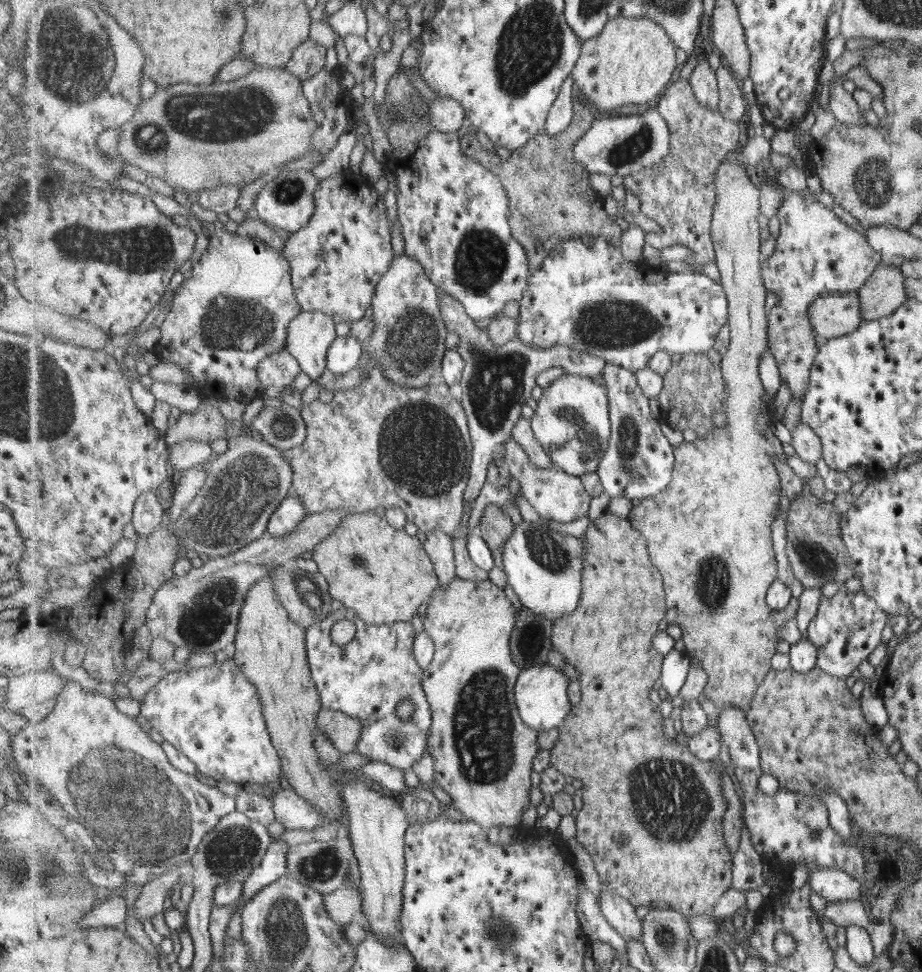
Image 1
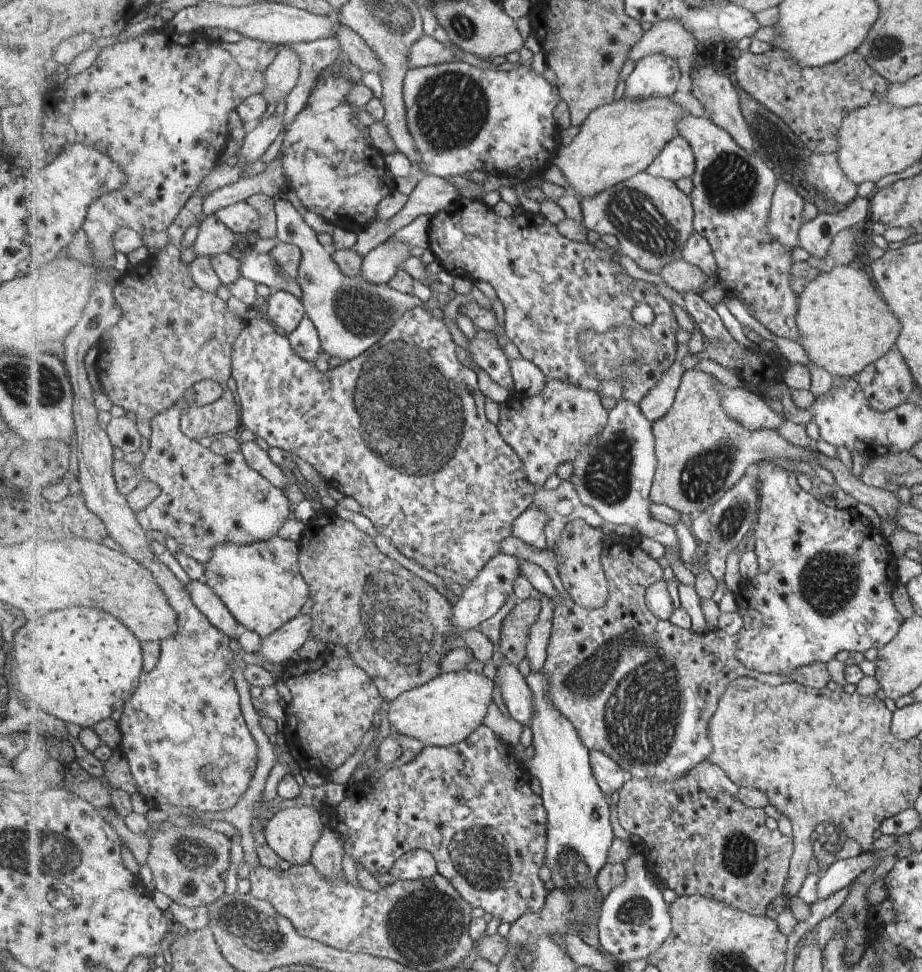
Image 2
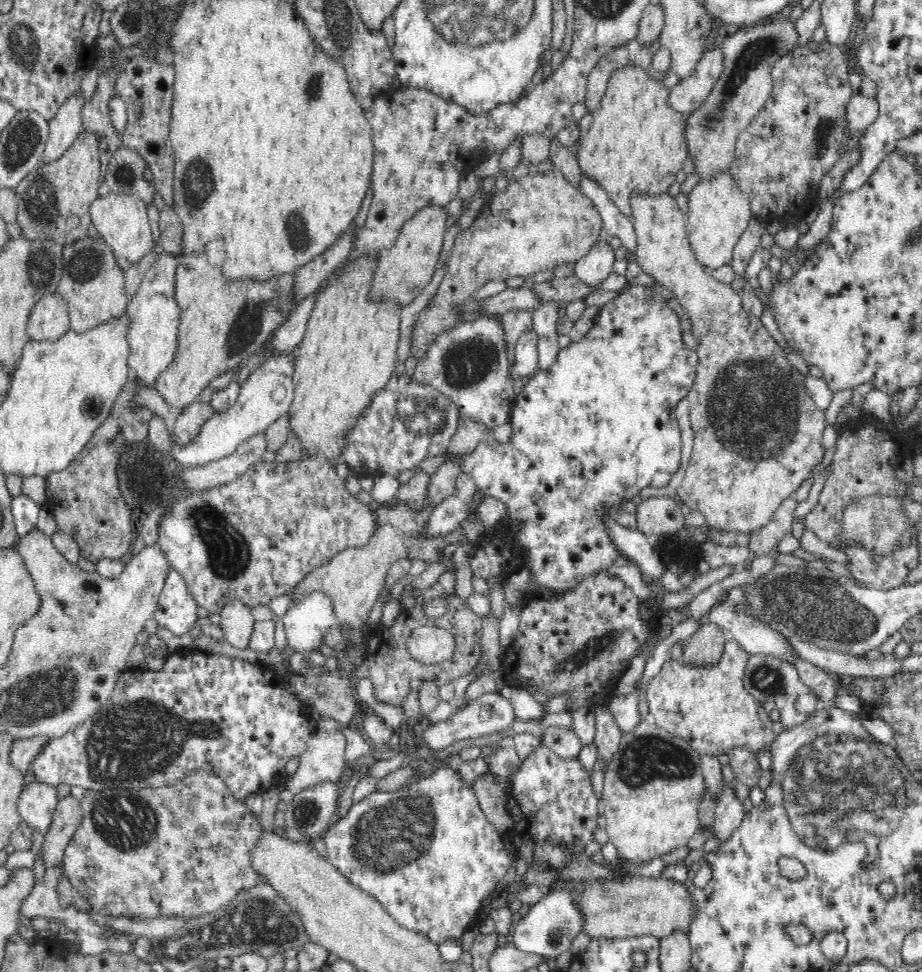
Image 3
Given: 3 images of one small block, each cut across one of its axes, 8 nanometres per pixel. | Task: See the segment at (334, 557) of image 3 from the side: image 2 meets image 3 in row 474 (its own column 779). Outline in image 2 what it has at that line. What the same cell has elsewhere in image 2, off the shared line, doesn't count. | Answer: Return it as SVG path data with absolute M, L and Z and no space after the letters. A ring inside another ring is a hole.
M685 370L673 408L663 418L653 423L653 432L655 433L657 470L650 499L655 504L667 505L678 510L685 518L688 514L697 516L701 512L709 513L712 506L719 503L727 491L739 484L745 473L759 462L778 458L793 459L794 461L817 460L809 452L809 449L791 444L787 438L783 438L779 434L778 430L765 429L753 432L753 430L741 426L737 420L733 420L721 404L721 396L719 396L715 378L701 370Z

